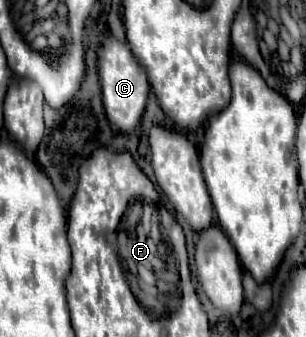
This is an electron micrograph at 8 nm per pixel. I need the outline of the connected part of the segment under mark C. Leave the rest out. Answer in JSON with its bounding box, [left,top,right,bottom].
[98,35,150,133]

